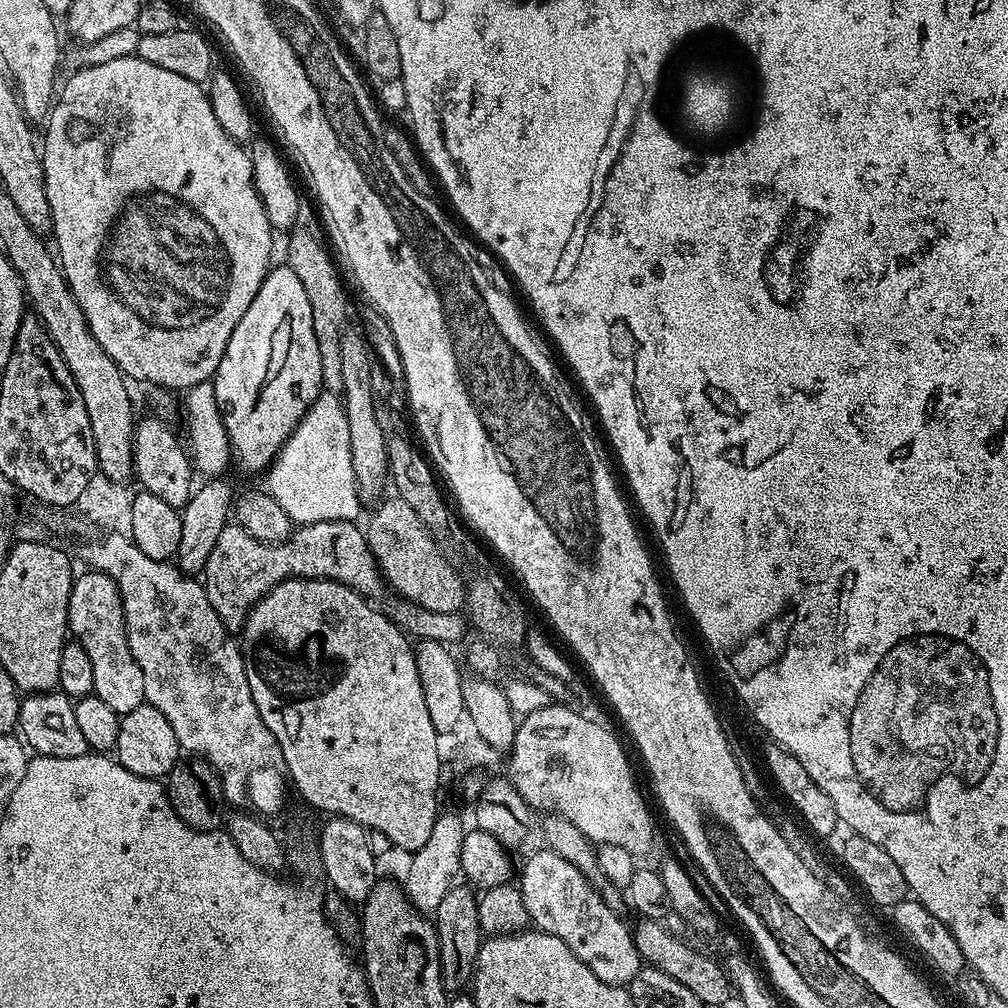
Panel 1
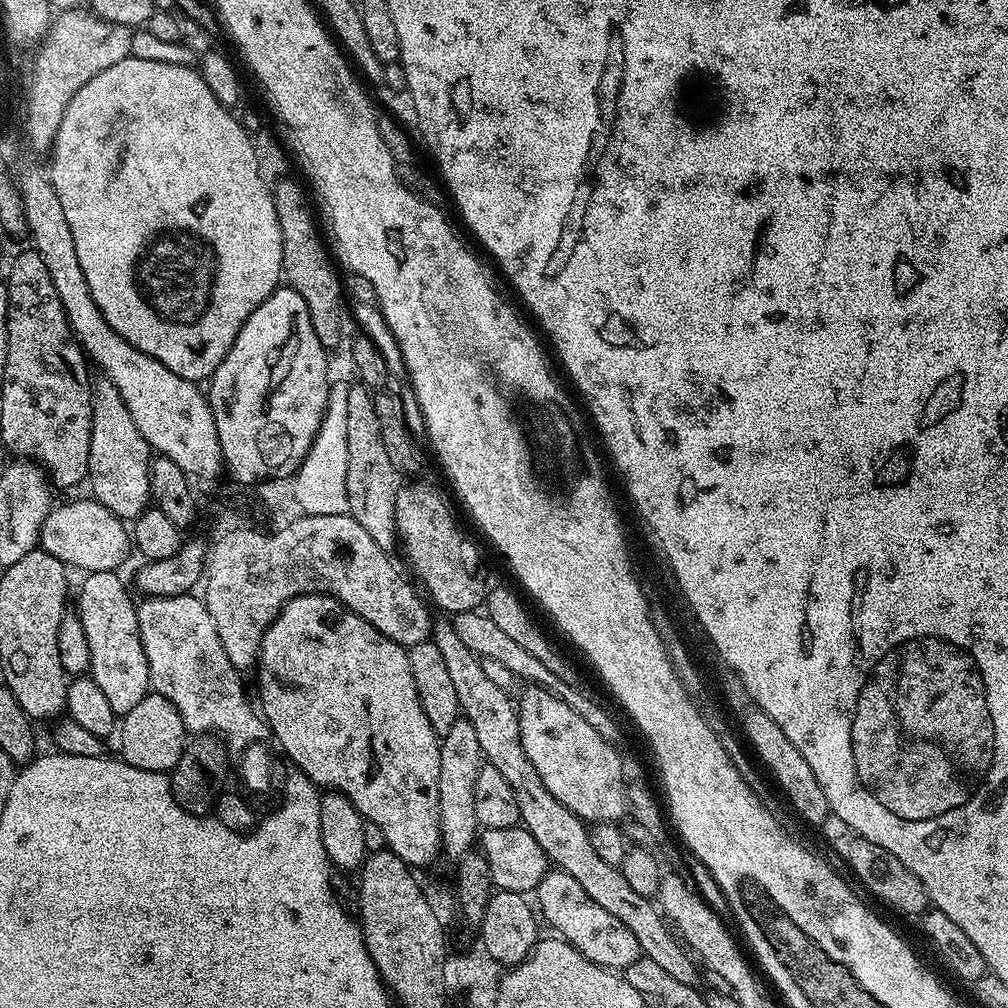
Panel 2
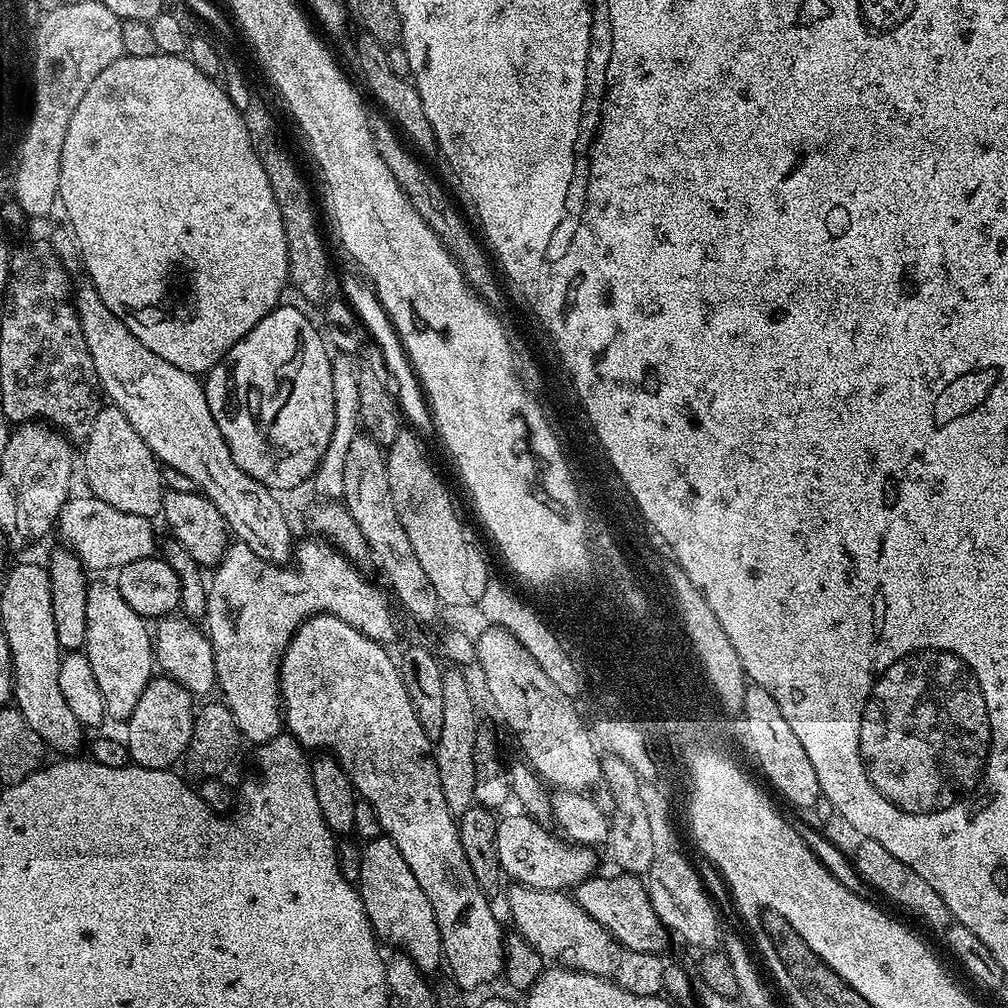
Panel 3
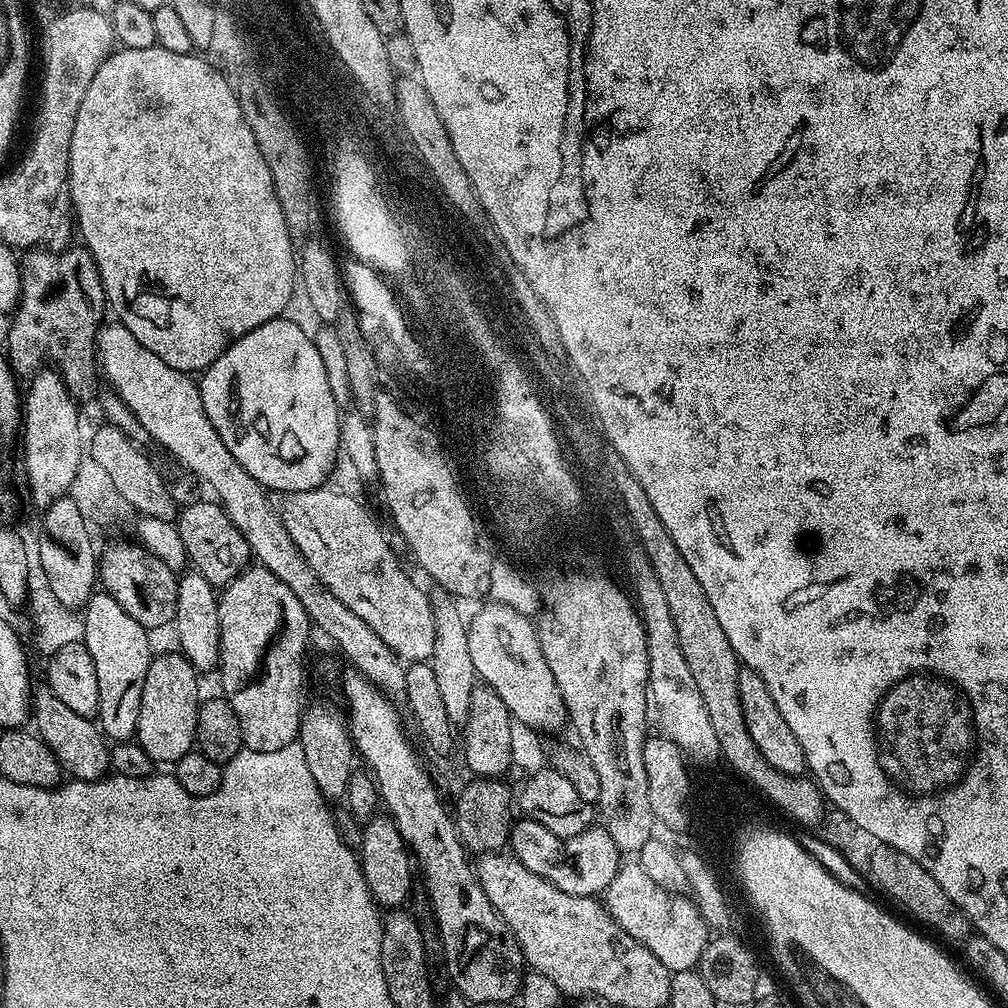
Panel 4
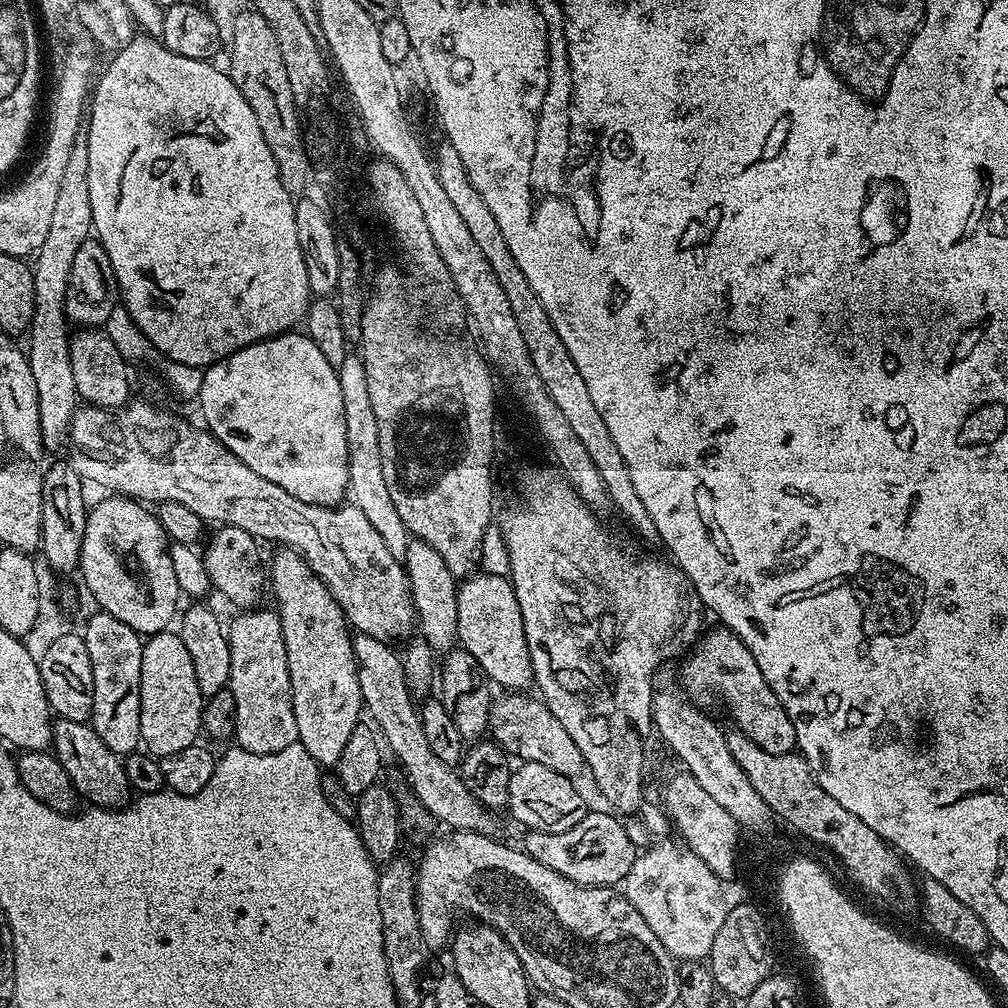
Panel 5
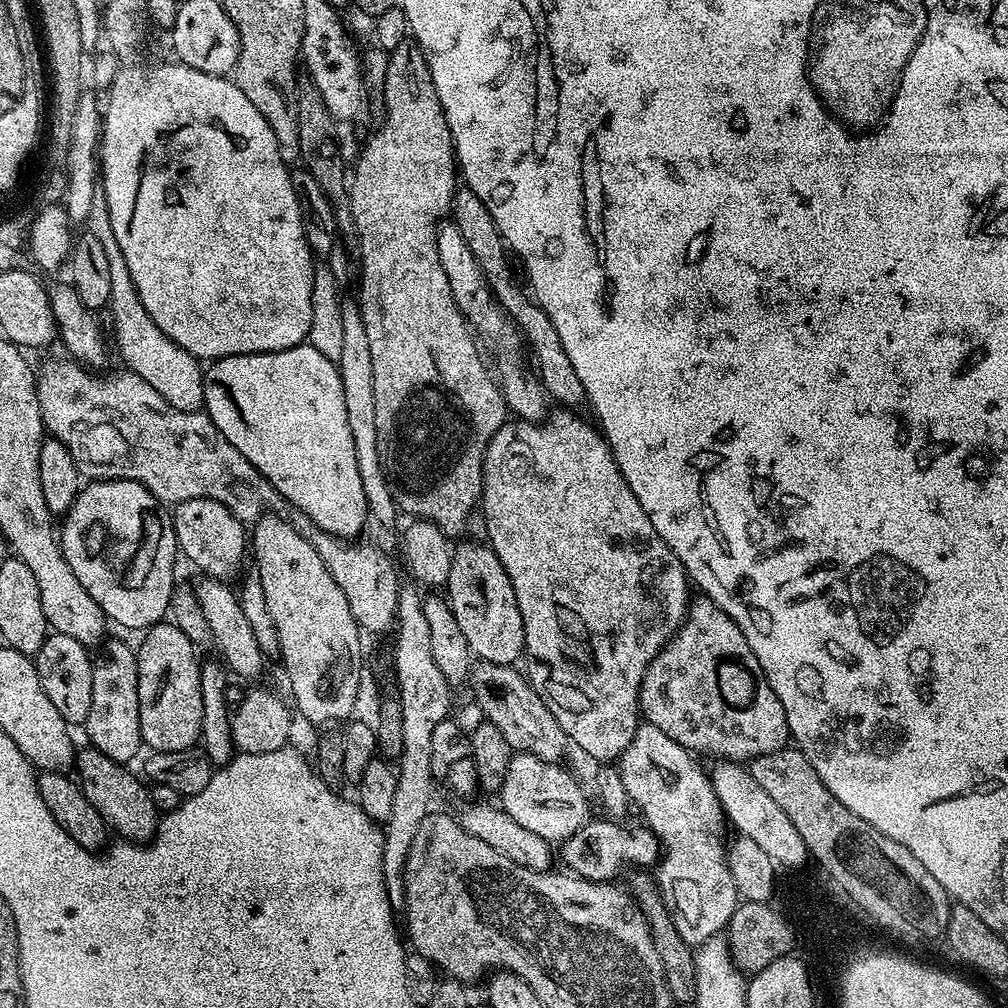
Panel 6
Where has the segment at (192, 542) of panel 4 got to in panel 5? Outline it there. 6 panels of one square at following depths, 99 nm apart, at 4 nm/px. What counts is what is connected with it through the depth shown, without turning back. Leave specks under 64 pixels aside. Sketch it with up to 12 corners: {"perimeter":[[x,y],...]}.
{"perimeter":[[229,524],[202,548],[211,587],[236,610],[266,596],[255,536]]}

